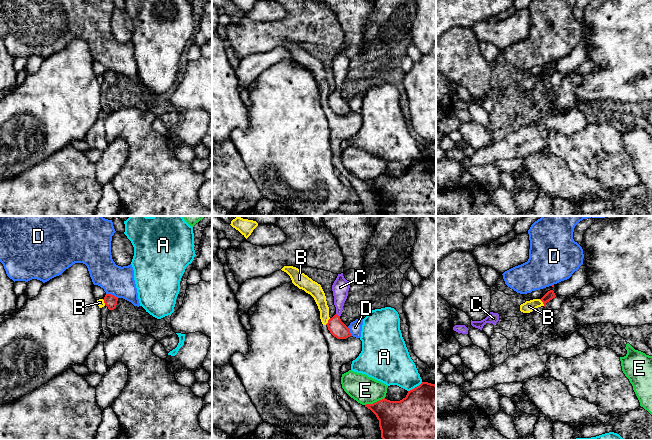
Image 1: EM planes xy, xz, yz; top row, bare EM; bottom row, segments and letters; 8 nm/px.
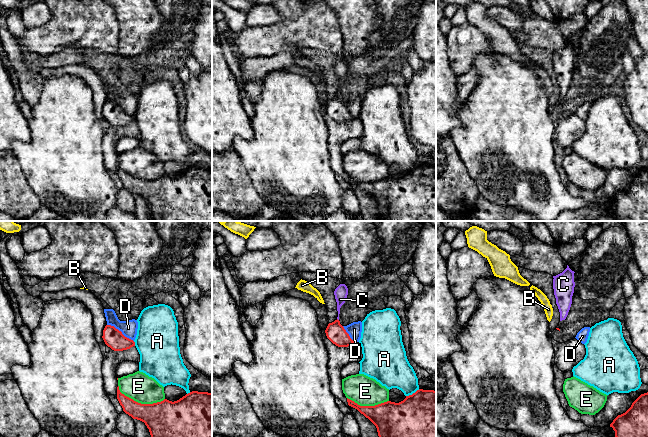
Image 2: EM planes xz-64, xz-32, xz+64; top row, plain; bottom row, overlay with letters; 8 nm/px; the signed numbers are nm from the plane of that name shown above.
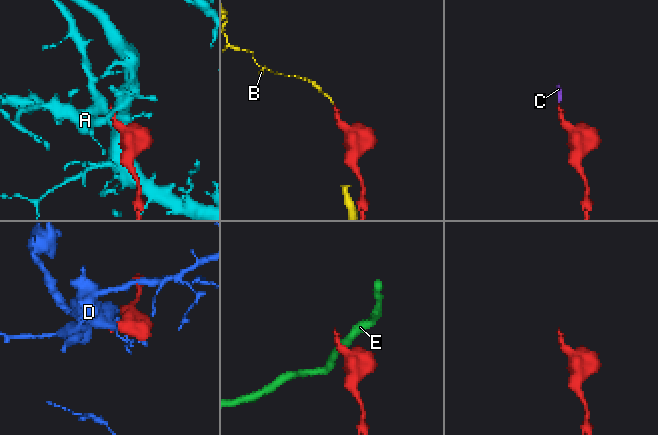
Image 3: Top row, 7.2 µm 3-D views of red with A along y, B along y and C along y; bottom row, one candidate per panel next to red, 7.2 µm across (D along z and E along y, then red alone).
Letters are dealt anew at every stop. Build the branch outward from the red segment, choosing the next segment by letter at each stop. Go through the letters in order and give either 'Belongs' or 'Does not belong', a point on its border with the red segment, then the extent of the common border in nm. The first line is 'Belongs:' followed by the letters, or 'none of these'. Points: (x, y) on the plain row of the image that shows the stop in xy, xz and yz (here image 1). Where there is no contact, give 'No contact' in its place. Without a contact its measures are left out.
Belongs: C
A: Does not belong. Touches red at xz (415, 163). Shared border 140 nm
B: Does not belong. Touches red at xz (328, 97). Shared border 70 nm
C: Belongs. Touches red at xz (337, 91). Shared border 40 nm
D: Does not belong. Touches red at xy (112, 71). Shared border 100 nm
E: Does not belong. Touches red at xz (375, 178). Shared border 170 nm

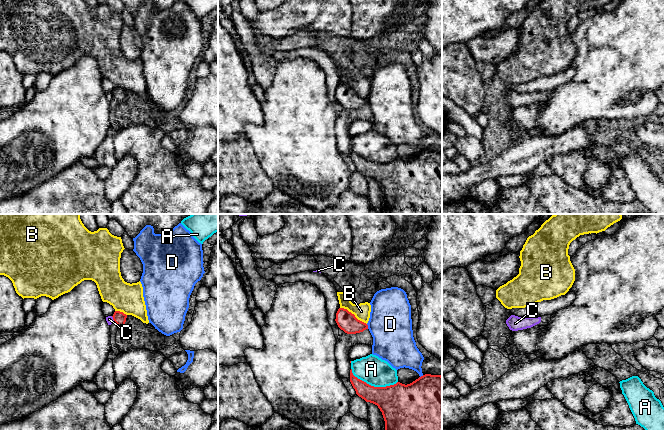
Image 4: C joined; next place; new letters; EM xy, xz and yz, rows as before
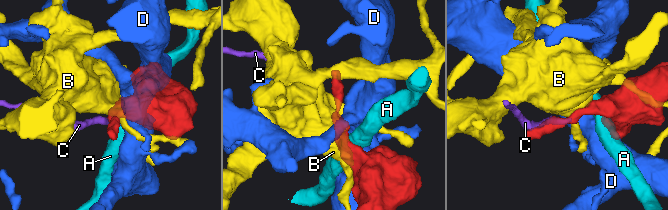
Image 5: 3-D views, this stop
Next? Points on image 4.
Belongs: none of these
A: Does not belong. Touches red at xz (372, 162). Shared border 400 nm
B: Does not belong. Touches red at xz (353, 90). Shared border 260 nm
C: Does not belong. Touches red at xy (113, 95). Shared border 50 nm
D: Does not belong. Touches red at xz (367, 102). Shared border 40 nm

